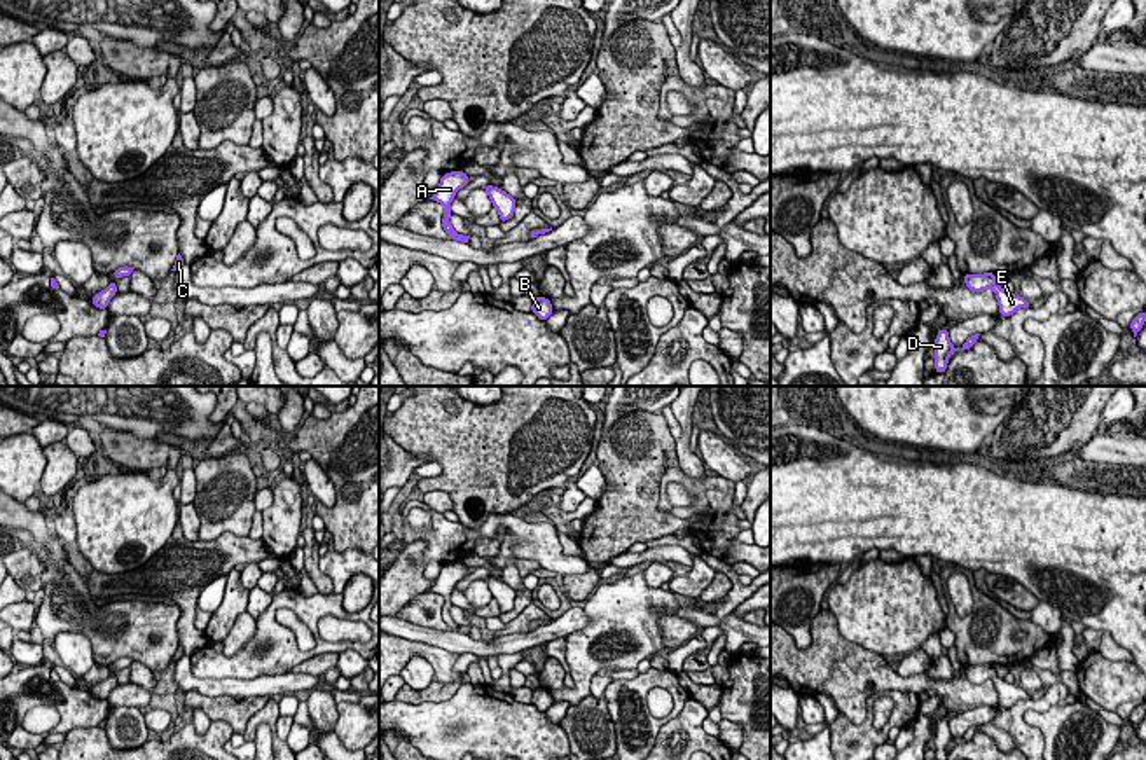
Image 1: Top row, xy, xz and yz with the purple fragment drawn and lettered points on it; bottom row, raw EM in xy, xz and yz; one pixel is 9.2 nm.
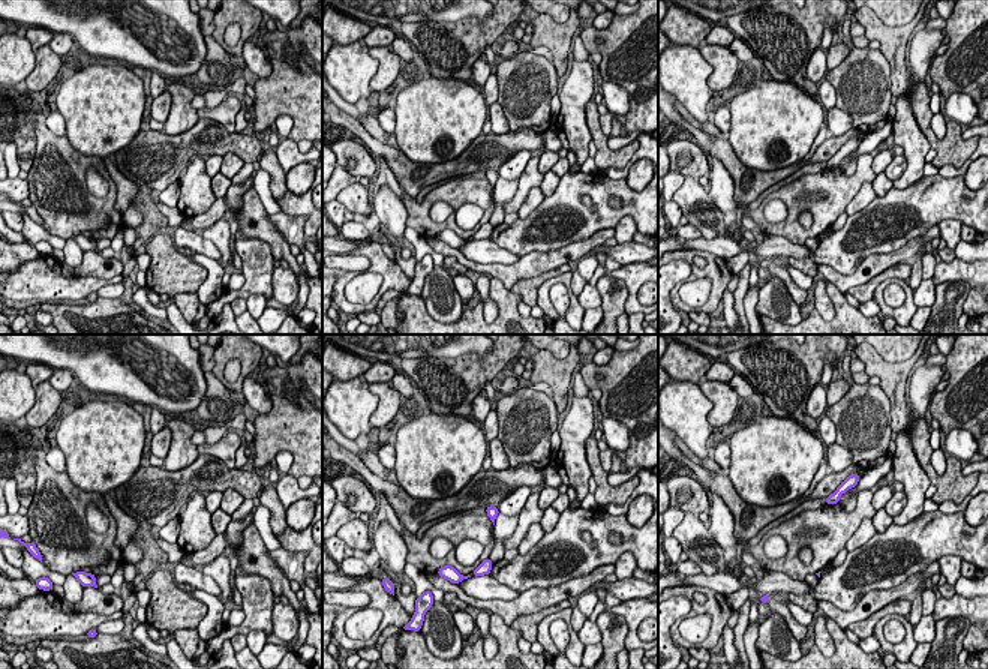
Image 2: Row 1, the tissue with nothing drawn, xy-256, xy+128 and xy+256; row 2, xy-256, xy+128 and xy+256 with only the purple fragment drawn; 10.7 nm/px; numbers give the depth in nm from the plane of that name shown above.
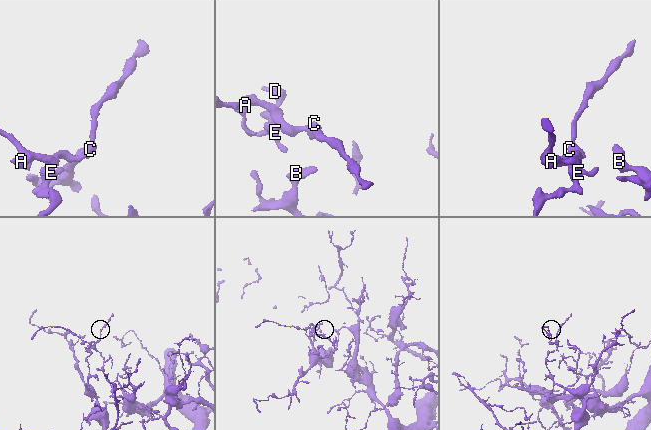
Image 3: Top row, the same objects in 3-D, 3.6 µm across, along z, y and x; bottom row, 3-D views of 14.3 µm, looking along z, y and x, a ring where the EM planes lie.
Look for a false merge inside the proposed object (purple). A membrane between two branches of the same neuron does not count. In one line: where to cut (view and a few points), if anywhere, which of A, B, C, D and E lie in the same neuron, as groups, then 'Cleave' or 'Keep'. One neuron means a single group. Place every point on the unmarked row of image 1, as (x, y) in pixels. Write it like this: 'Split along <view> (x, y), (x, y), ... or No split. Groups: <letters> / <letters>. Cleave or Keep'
No split. Groups: A B C D E. Keep

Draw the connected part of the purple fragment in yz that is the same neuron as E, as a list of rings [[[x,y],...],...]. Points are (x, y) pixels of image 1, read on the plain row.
[[[984,664],[984,666],[964,666],[964,676],[971,683],[984,683],[985,680],[992,680],[998,690],[999,706],[1011,708],[1018,699],[1031,699],[1031,694],[1020,687],[1006,683],[996,674],[996,664]]]

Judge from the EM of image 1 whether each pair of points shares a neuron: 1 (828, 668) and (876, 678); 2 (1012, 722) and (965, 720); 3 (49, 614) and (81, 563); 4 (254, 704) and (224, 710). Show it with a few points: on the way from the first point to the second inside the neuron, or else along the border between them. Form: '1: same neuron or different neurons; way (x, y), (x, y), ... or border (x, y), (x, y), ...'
1: same neuron; way (841, 670), (863, 673)
2: different neurons; border (998, 708), (996, 715), (980, 725)
3: different neurons; border (62, 542), (67, 559), (82, 579)
4: same neuron; way (247, 708), (231, 710)

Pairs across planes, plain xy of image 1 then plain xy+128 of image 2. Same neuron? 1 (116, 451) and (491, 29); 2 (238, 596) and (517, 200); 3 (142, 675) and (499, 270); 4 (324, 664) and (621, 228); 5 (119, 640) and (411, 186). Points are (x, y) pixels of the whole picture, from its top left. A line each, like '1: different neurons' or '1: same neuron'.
1: same neuron
2: same neuron
3: same neuron
4: different neurons
5: different neurons

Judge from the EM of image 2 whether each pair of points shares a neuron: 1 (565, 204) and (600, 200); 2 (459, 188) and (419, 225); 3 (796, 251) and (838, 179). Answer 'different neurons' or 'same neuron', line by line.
1: same neuron
2: same neuron
3: different neurons

